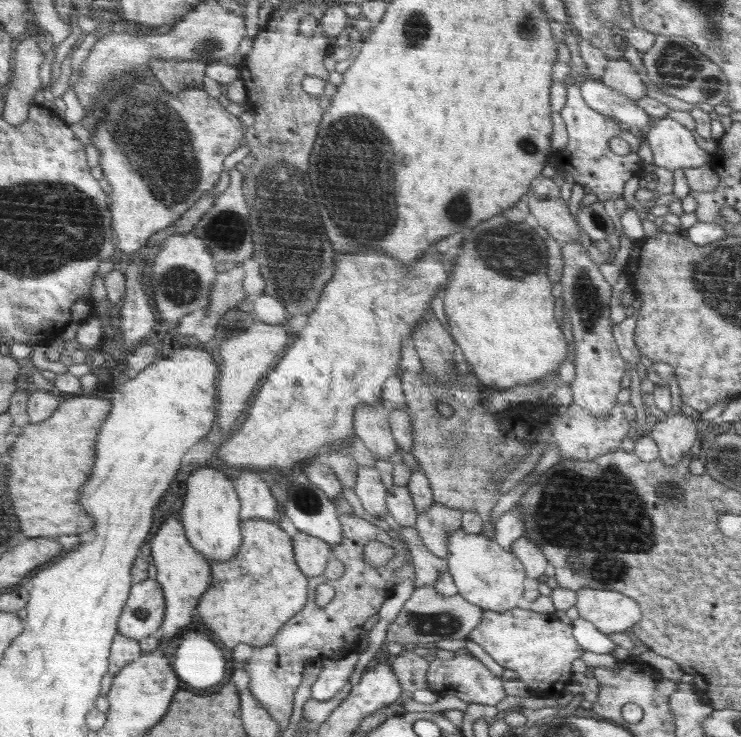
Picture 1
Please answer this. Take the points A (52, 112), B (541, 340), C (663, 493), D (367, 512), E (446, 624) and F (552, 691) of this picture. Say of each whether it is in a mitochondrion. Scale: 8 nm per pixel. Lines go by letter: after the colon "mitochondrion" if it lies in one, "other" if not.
A: other
B: other
C: mitochondrion
D: other
E: mitochondrion
F: other

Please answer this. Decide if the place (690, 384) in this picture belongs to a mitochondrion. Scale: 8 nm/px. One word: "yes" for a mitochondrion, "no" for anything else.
no

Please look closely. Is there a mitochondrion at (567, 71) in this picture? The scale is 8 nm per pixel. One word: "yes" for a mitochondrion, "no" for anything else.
no

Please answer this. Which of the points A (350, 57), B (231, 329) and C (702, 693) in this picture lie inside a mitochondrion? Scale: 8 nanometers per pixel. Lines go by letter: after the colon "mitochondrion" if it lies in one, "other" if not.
A: other
B: other
C: other

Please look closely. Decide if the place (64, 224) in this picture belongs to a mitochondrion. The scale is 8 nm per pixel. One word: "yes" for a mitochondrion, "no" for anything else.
yes

